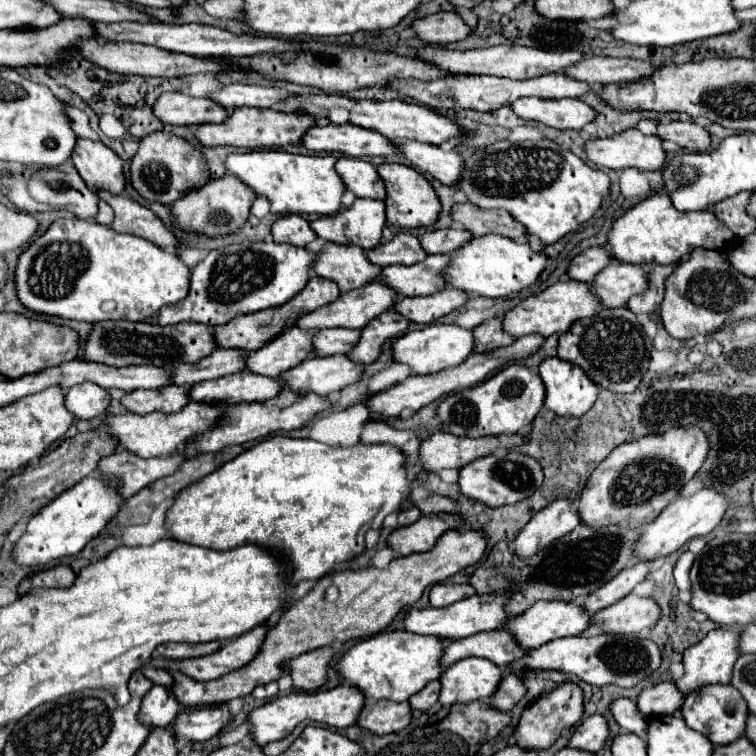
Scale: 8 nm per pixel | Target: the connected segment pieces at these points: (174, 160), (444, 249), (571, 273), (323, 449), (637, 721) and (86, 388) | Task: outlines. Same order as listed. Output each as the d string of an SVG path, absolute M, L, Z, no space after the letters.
M150 133L142 137L140 149L130 163L132 187L152 203L156 201L162 205L172 205L174 201L184 197L184 193L192 189L200 189L208 181L210 181L210 173L204 155L198 149L194 149L188 141L170 133Z
M448 227L448 229L438 229L438 231L426 231L420 237L420 245L426 249L428 255L442 253L450 255L452 251L460 249L472 235L466 229L460 227Z
M592 247L592 249L586 249L582 251L580 255L576 255L572 261L570 261L570 267L568 267L568 277L574 279L574 281L592 281L596 273L600 273L608 263L610 263L610 253L604 249L604 247Z
M278 435L250 447L214 473L180 491L166 515L166 527L172 539L216 551L228 551L246 543L270 547L286 555L294 565L294 583L304 579L318 581L332 573L336 565L362 555L366 551L366 531L382 529L386 515L402 511L412 487L414 479L408 479L406 457L394 445L360 443L354 447L330 447L314 439Z
M618 699L612 703L612 715L618 725L630 733L644 735L648 727L648 717L644 717L632 699Z
M82 383L66 393L64 405L76 419L94 419L108 409L110 395L106 389L100 389L94 383Z

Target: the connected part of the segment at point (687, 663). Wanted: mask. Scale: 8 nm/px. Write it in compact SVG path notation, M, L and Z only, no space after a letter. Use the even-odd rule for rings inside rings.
M730 627L730 629L714 629L710 631L700 643L692 645L690 649L684 651L684 677L676 681L678 689L688 695L692 693L694 689L698 687L704 687L704 685L712 685L712 683L730 683L732 679L732 669L734 669L734 663L736 659L740 657L740 633L742 629L740 627Z

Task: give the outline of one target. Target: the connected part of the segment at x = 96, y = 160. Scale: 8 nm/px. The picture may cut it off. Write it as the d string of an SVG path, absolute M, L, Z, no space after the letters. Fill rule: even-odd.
M78 137L70 159L90 189L104 189L114 195L124 191L122 161L102 141Z

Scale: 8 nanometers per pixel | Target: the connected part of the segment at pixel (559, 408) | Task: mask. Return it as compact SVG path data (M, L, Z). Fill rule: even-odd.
M558 357L540 363L540 377L546 385L544 407L560 417L584 415L598 397L598 385L578 365Z

